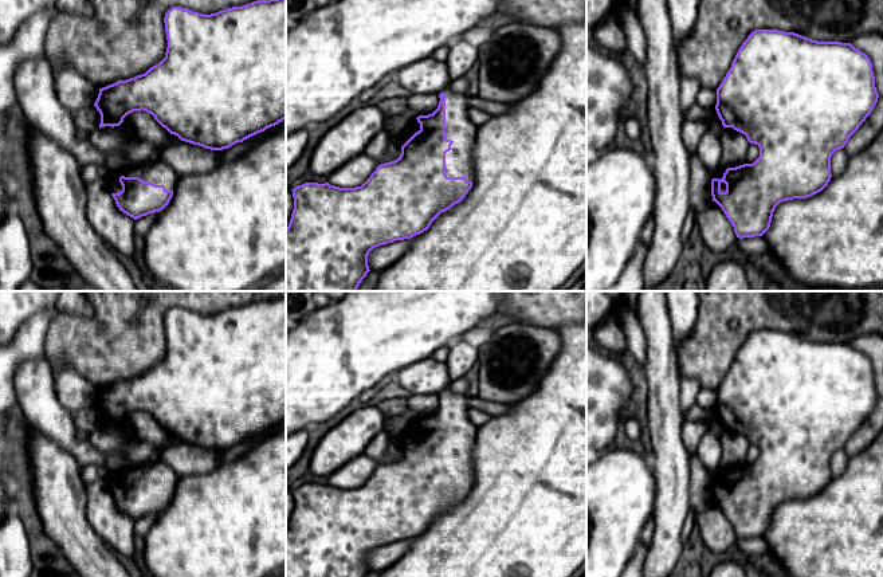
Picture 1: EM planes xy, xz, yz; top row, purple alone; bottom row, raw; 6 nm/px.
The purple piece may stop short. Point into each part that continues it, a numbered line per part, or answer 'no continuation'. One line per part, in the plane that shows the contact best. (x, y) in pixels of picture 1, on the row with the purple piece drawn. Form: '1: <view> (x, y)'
1: xz (459, 128)

